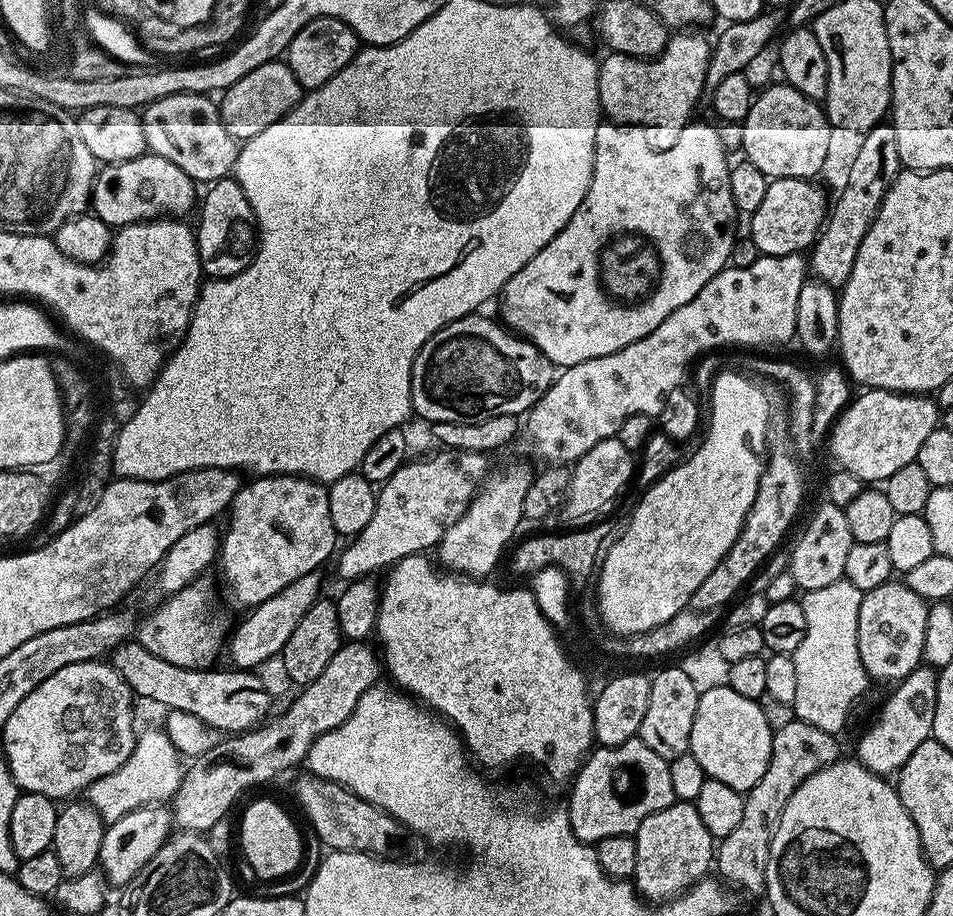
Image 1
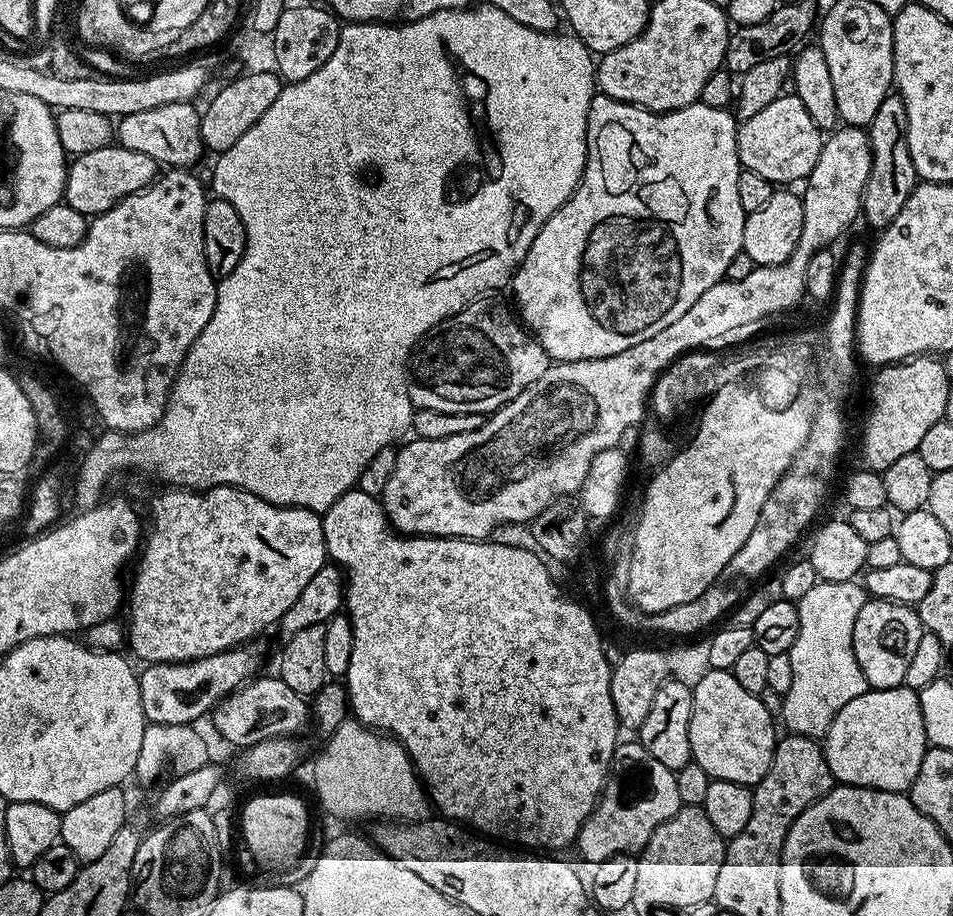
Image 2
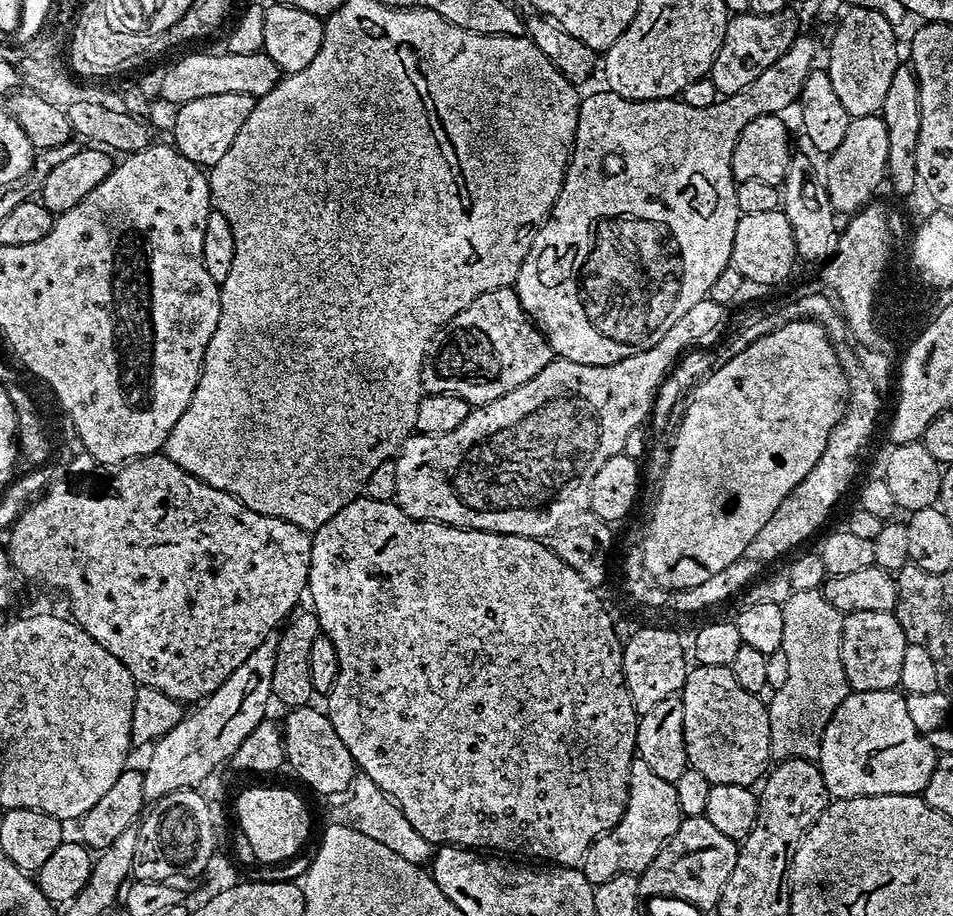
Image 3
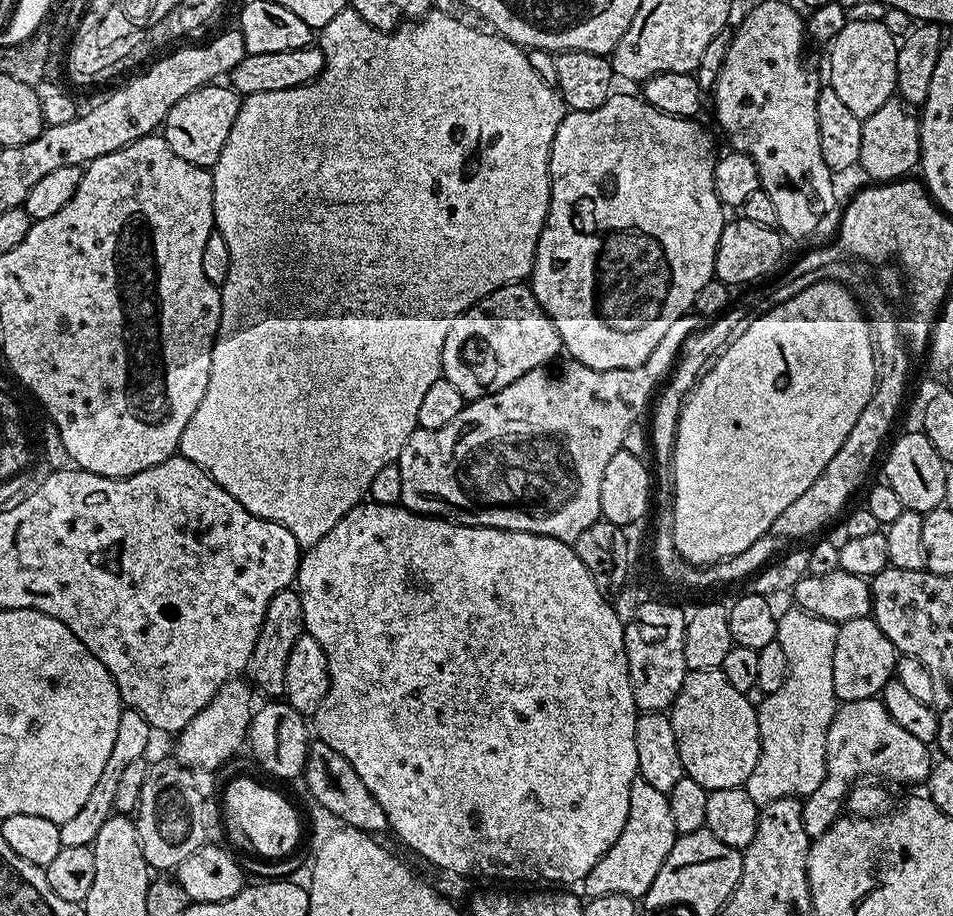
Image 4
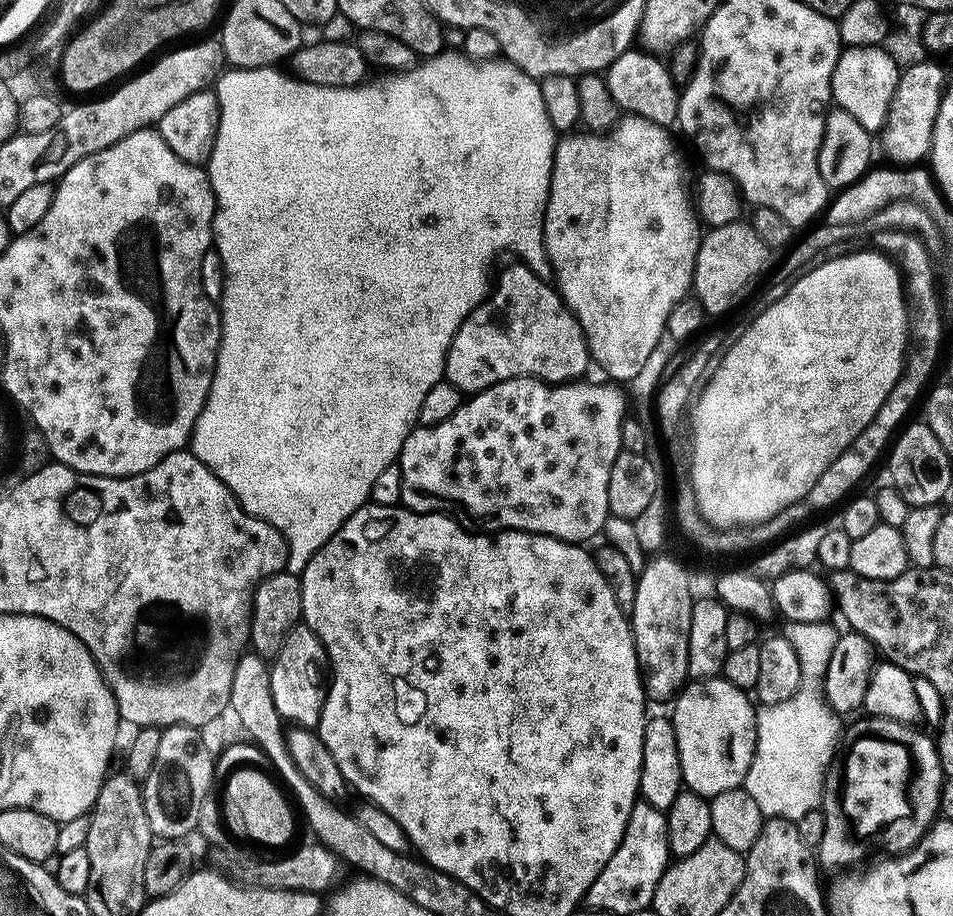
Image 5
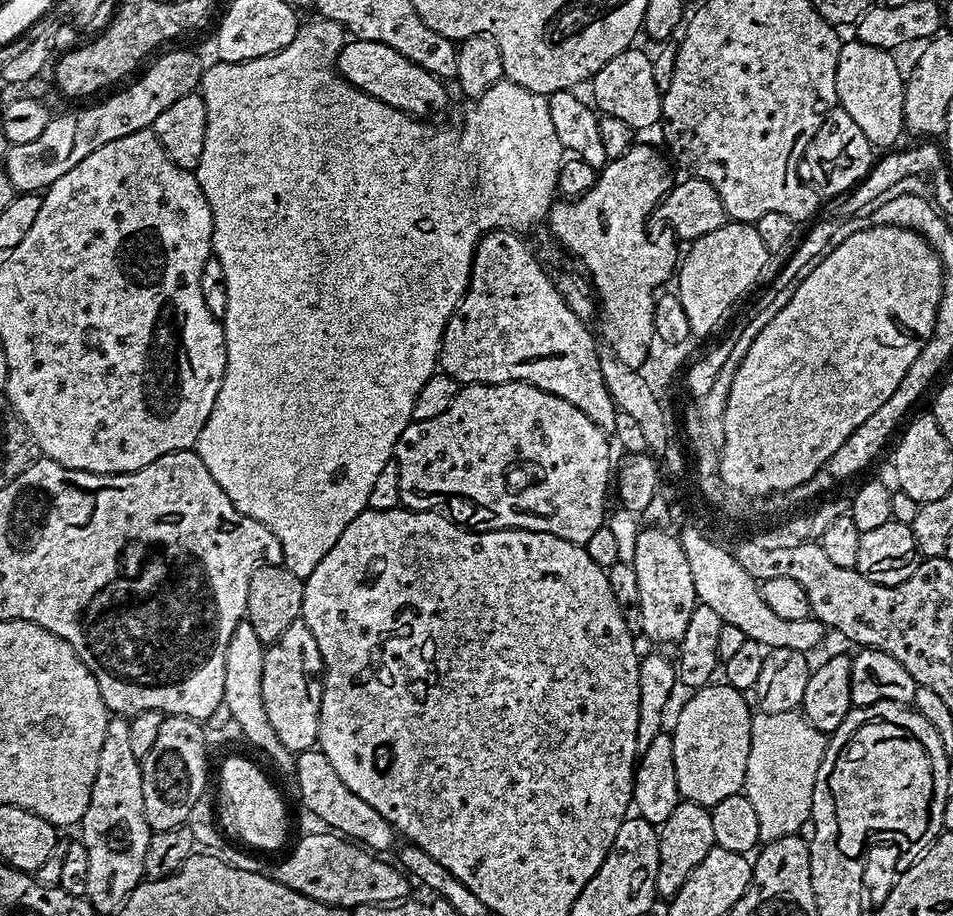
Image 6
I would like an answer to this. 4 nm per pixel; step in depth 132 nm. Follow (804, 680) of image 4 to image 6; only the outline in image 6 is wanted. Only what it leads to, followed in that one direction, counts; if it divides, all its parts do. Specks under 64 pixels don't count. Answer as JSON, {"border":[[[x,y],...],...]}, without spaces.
{"border":[[[799,711],[770,714],[769,716],[753,715],[750,754],[742,792],[747,796],[750,806],[754,806],[754,811],[758,813],[758,830],[761,841],[767,842],[795,836],[799,827],[811,817],[814,782],[818,774],[818,766],[824,757],[825,747],[825,733],[819,732],[811,722],[804,719]]]}

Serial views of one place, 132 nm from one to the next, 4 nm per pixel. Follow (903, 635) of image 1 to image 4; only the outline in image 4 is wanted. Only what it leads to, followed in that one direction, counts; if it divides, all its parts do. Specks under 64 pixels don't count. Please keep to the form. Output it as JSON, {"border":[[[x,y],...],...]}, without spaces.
{"border":[[[871,616],[847,620],[836,630],[834,642],[834,694],[837,701],[879,697],[896,674],[898,653]]]}

